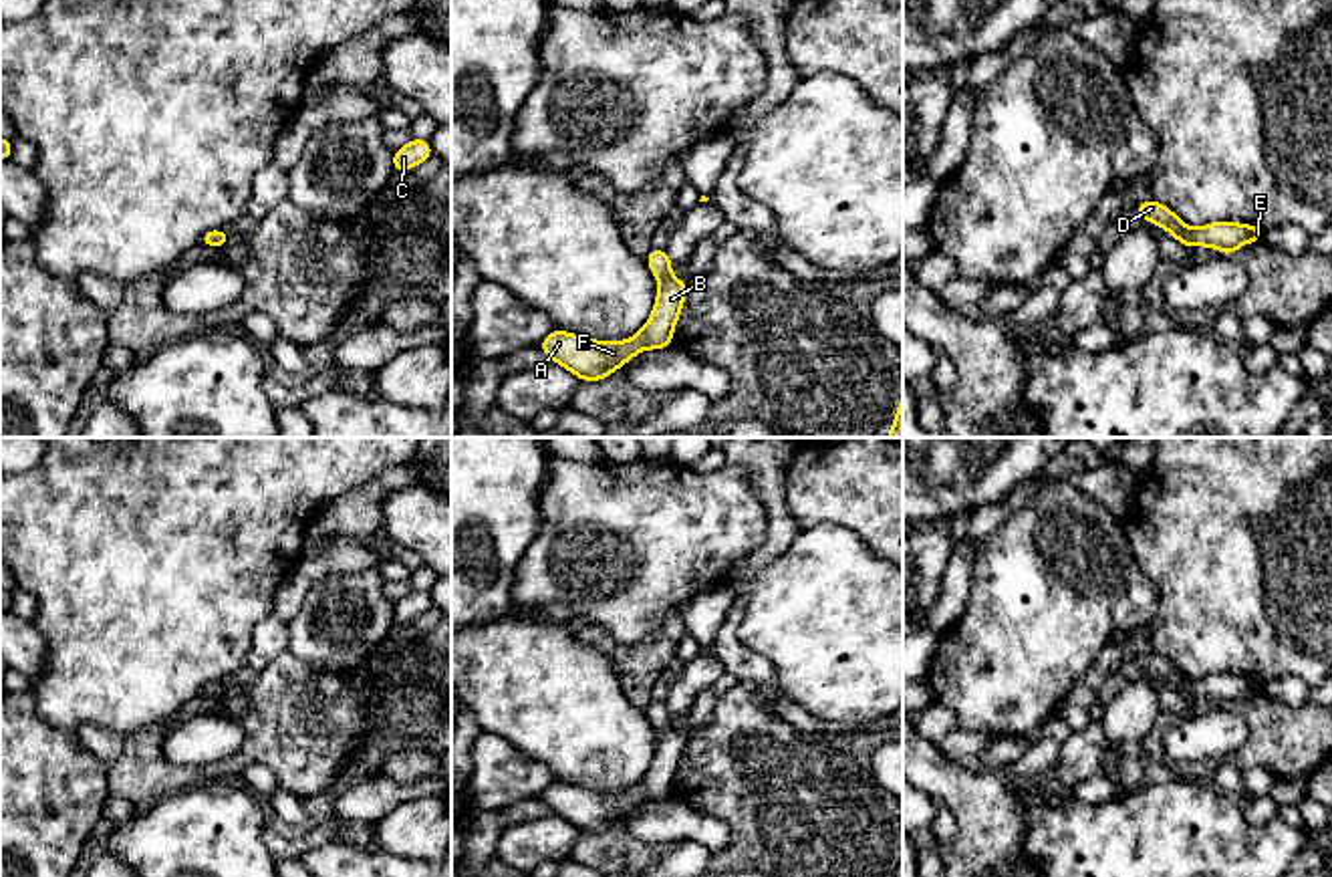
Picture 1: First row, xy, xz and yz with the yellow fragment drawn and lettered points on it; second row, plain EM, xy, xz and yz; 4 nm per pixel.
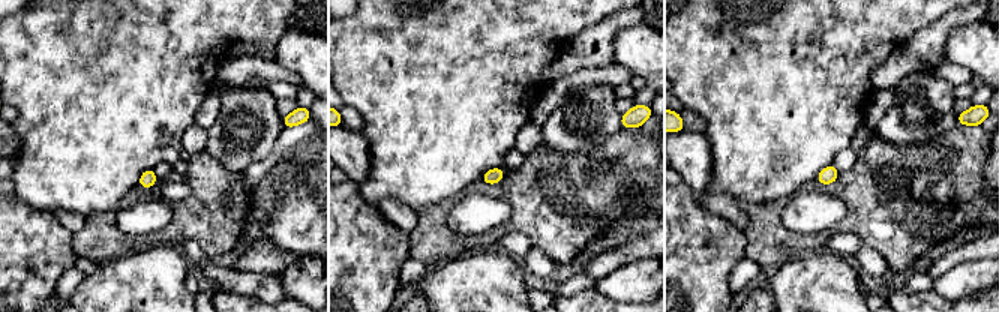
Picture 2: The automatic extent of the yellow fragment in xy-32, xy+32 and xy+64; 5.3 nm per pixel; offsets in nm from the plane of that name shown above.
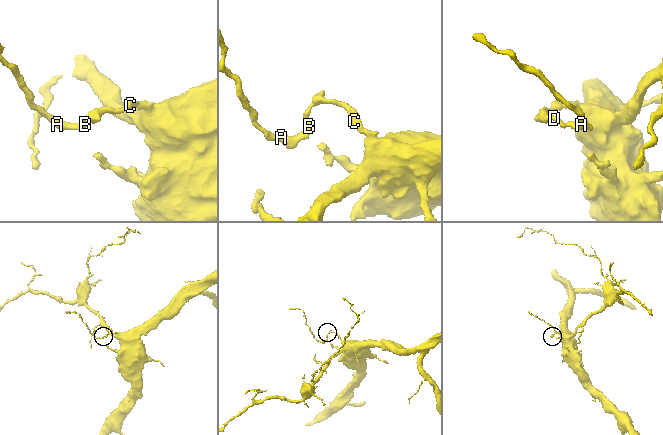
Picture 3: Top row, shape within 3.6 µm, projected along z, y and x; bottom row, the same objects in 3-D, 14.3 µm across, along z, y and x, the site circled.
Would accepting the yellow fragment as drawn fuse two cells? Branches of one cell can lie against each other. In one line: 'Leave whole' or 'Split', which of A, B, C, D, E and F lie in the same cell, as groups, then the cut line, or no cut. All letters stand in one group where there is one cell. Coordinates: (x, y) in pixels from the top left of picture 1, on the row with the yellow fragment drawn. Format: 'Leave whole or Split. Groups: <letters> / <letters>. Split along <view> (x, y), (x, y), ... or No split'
Leave whole. Groups: A B C D E F. No split

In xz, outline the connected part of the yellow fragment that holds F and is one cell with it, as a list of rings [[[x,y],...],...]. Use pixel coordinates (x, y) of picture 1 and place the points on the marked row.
[[[653,248],[645,260],[661,284],[653,312],[635,337],[619,343],[603,343],[554,329],[538,349],[578,379],[601,381],[645,349],[671,347],[687,282],[671,276],[673,264],[667,250]]]

